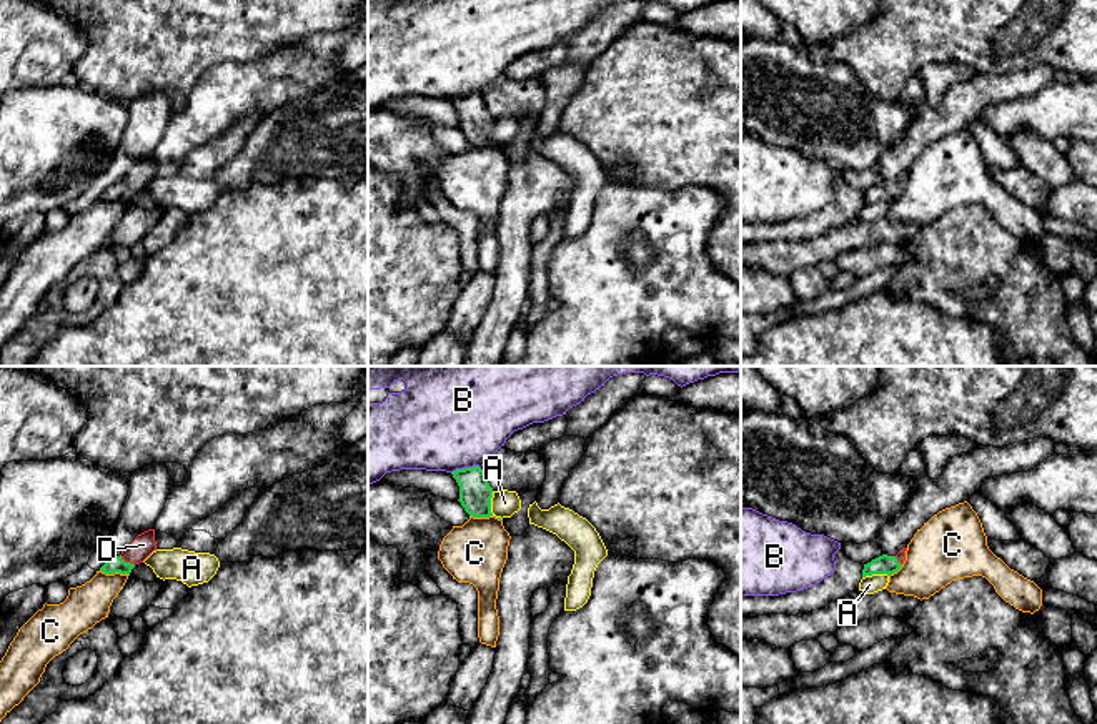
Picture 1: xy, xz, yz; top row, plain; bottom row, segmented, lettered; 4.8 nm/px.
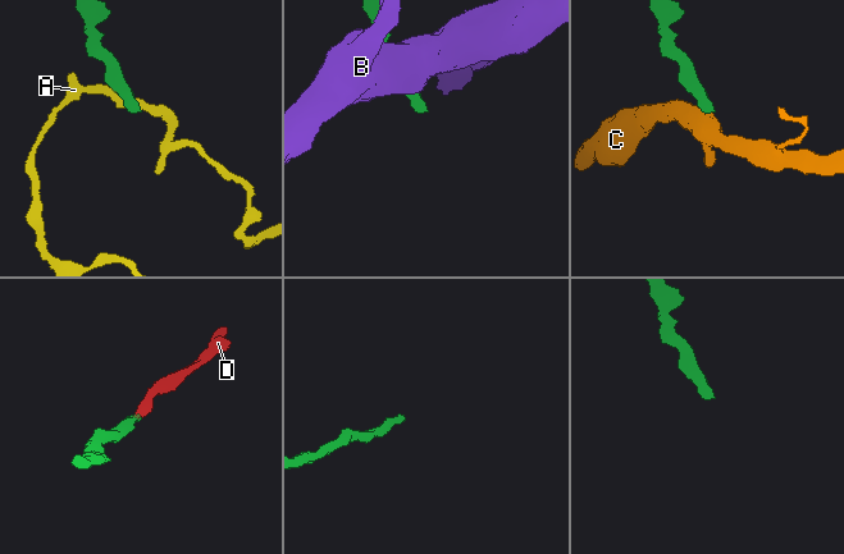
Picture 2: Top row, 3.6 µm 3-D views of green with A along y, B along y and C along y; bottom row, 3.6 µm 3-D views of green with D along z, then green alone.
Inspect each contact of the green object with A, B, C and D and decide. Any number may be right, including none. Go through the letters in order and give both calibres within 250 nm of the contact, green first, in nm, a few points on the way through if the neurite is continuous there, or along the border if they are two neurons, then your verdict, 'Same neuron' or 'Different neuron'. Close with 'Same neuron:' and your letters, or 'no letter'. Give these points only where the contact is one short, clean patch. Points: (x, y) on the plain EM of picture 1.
A: Thickness 160 nm (green) against 130 nm. Different neuron
B: Thickness 160 nm (green) against 480 nm. Different neuron
C: Thickness 160 nm (green) against 300 nm. Different neuron
D: Thickness 80 nm (green) against 110 nm. Path across: xy (115, 192), (127, 190), (143, 172). Same neuron
Same neuron: D

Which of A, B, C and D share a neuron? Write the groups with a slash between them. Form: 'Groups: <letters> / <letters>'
Groups: A / B / C / D

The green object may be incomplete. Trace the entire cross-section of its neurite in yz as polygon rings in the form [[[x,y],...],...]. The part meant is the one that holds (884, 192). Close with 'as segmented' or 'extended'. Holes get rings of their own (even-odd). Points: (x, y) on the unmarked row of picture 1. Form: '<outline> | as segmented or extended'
[[[902,175],[896,183],[882,181],[882,183],[872,186],[871,190],[864,191],[862,205],[872,203],[872,201],[891,203],[891,201],[897,200],[906,188],[906,178],[907,178],[907,175]]] | extended

